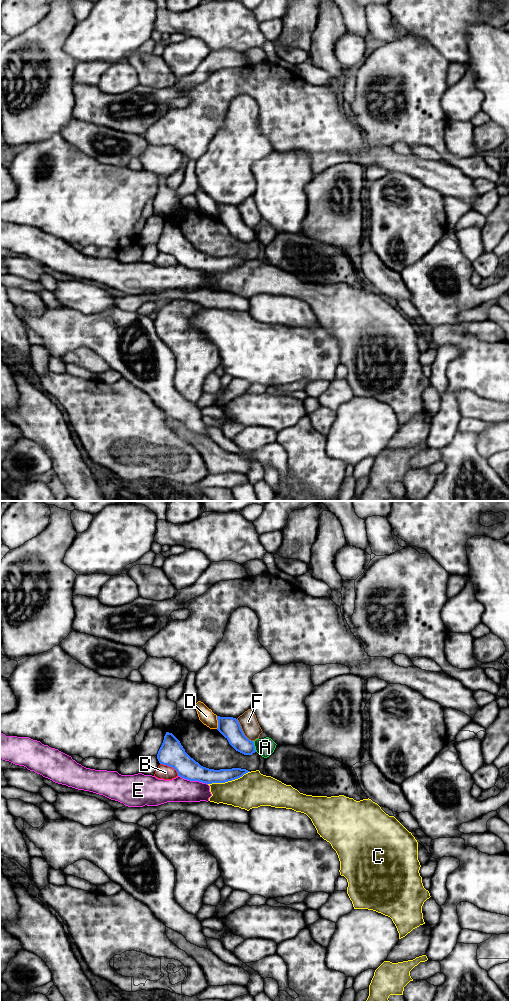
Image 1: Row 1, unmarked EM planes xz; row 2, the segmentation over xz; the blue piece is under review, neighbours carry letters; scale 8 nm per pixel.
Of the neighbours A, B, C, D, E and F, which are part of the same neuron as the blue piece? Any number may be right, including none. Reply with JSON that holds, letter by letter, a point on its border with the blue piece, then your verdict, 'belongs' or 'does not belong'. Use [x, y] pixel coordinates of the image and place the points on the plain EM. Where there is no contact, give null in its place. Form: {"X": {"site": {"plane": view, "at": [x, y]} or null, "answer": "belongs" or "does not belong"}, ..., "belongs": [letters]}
{"A": {"site": {"plane": "xz", "at": [254, 234]}, "answer": "does not belong"}, "B": {"site": {"plane": "xz", "at": [170, 254]}, "answer": "does not belong"}, "C": {"site": {"plane": "xz", "at": [228, 268]}, "answer": "does not belong"}, "D": {"site": {"plane": "xz", "at": [218, 210]}, "answer": "does not belong"}, "E": {"site": {"plane": "xz", "at": [193, 268]}, "answer": "does not belong"}, "F": {"site": {"plane": "xz", "at": [242, 219]}, "answer": "does not belong"}, "belongs": []}

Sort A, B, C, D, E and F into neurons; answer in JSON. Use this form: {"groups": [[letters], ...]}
{"groups": [["A"], ["B"], ["C"], ["D"], ["E"], ["F"]]}

